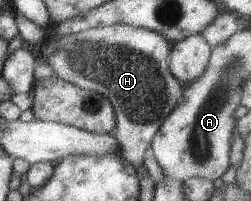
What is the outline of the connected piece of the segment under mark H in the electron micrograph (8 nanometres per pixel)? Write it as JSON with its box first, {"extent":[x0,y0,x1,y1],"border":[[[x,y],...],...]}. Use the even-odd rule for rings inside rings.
{"extent":[36,24,182,170],"border":[[[101,24],[60,35],[56,29],[52,25],[41,44],[36,45],[40,56],[46,56],[44,64],[63,82],[92,90],[112,104],[115,125],[110,133],[120,146],[120,155],[136,170],[144,170],[143,157],[152,136],[182,98],[182,85],[168,68],[172,44],[154,30],[122,24]]]}

